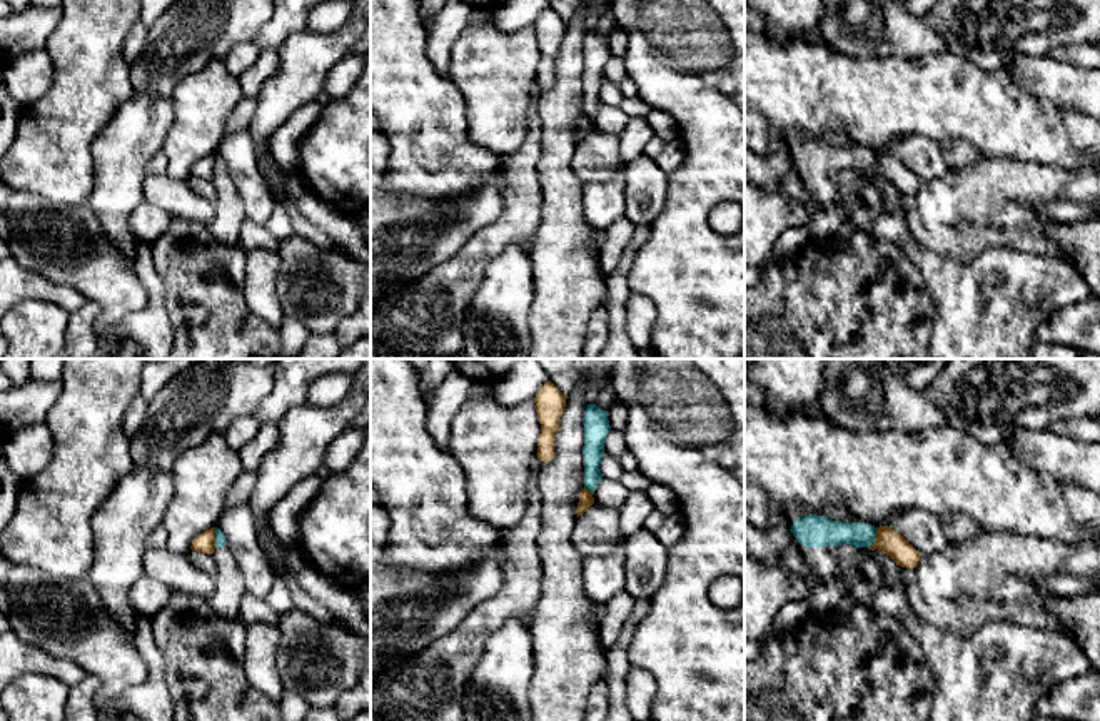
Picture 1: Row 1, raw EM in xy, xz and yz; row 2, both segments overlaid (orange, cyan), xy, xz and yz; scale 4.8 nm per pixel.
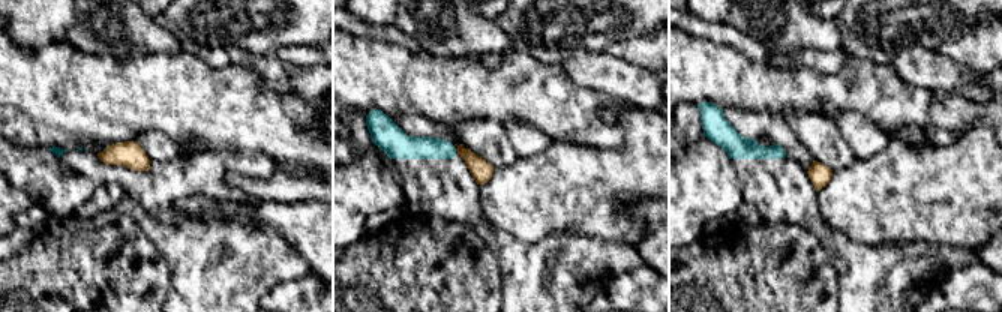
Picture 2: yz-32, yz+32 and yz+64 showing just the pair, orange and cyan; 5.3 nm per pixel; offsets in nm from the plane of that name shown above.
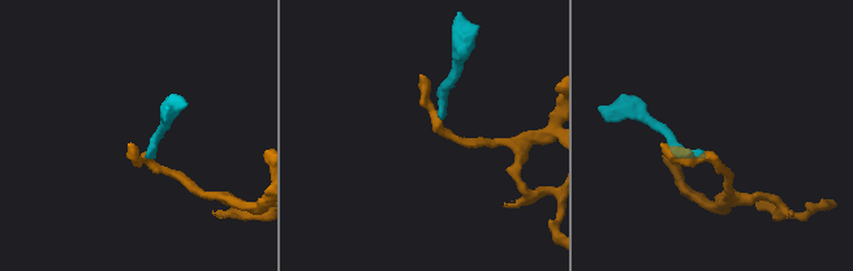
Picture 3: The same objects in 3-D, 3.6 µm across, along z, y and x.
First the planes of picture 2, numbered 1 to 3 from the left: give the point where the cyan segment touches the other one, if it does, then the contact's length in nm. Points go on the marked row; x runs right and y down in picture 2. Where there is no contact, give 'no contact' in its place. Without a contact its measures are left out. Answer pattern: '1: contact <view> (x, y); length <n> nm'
1: contact yz-32 (104, 150); length 40 nm
2: no contact
3: no contact

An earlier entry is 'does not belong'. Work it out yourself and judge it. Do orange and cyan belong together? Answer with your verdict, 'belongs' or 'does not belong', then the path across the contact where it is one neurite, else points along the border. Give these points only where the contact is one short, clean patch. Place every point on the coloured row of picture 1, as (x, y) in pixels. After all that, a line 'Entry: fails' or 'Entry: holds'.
does not belong; border xy (214, 528), (216, 546)
Entry: holds

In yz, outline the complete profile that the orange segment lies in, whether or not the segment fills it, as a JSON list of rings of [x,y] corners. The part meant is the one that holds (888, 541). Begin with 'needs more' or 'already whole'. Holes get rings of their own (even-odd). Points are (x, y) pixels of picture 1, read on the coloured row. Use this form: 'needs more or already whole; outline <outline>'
already whole; outline [[[888,526],[876,527],[876,539],[871,551],[880,549],[890,556],[896,566],[913,569],[918,566],[920,551],[916,551],[901,534]]]

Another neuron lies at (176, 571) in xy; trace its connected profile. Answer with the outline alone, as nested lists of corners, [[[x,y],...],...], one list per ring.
[[[159,526],[149,536],[144,554],[144,574],[175,592],[207,597],[215,586],[215,577],[197,569],[187,554],[170,551],[167,537],[164,526]]]

